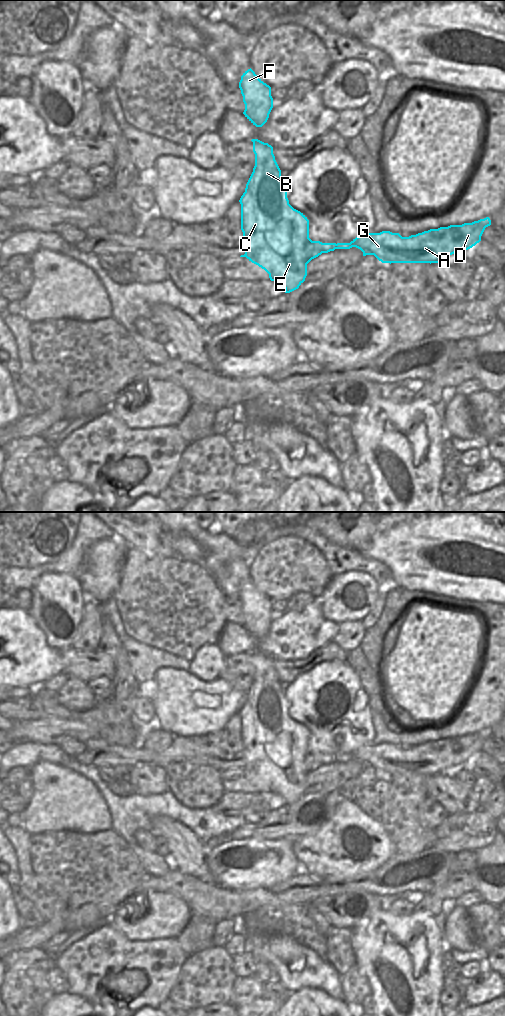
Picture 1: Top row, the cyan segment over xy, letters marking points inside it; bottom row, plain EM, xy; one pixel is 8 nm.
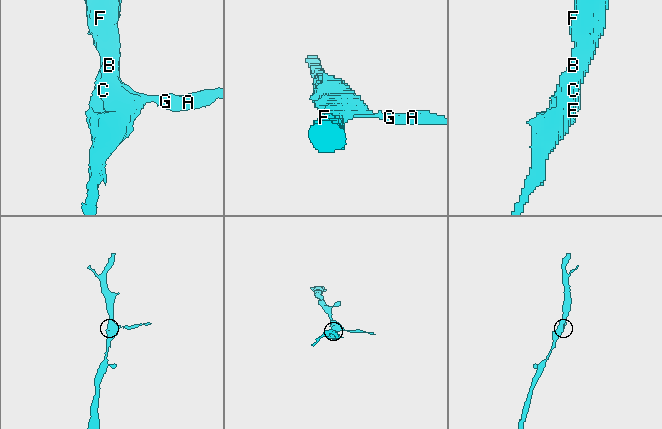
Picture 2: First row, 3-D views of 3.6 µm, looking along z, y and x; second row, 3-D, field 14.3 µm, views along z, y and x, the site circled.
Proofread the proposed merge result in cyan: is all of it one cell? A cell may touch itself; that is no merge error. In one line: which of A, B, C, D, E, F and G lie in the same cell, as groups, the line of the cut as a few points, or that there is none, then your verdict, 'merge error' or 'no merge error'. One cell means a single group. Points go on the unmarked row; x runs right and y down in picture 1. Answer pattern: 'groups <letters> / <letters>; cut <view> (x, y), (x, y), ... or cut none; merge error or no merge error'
groups A D G / B C E F; cut xy (336, 756), (334, 760); merge error

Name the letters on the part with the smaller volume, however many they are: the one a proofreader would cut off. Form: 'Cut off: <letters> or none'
Cut off: A, D, G

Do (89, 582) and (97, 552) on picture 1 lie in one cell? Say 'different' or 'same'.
same

